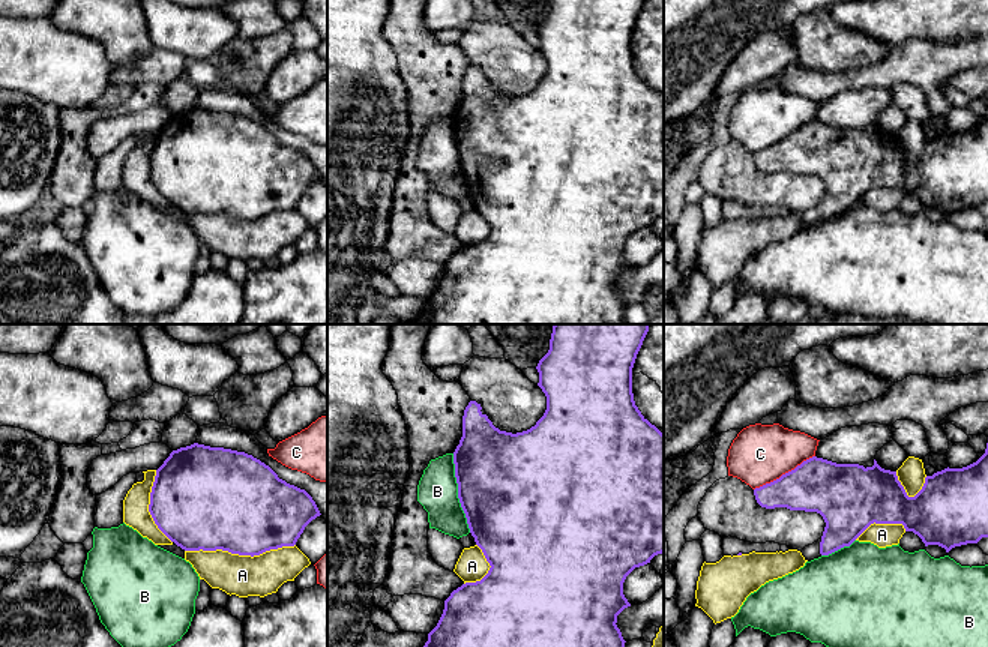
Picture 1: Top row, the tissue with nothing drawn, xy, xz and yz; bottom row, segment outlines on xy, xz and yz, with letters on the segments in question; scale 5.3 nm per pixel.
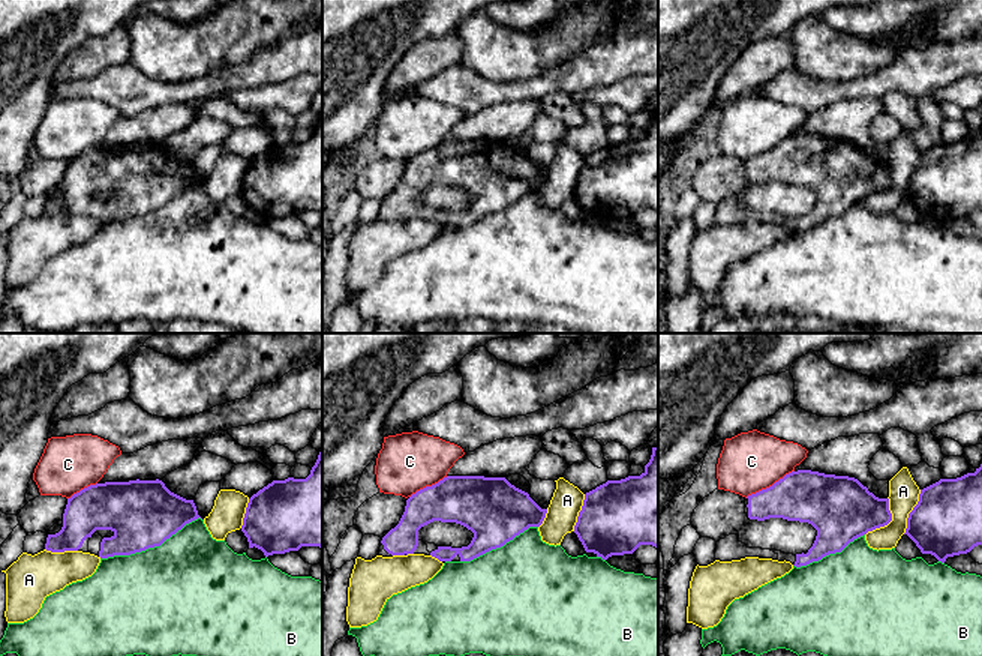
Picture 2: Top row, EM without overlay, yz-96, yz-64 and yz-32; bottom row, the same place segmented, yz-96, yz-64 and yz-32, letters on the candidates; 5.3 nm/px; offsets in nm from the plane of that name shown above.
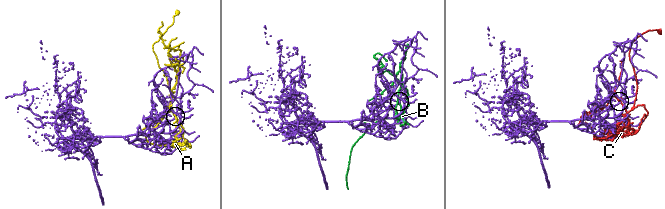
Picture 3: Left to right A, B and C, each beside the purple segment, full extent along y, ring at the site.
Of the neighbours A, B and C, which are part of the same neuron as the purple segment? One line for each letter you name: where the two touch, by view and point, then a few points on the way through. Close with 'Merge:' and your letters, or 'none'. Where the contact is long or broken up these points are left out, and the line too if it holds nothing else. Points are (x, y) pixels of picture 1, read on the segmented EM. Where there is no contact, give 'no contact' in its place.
Merge: none

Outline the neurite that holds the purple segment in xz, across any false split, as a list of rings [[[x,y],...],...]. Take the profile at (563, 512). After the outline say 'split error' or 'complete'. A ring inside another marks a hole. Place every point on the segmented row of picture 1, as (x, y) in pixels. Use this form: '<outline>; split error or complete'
[[[554,324],[550,339],[550,350],[536,366],[539,372],[538,386],[547,396],[547,410],[544,416],[536,422],[536,425],[527,431],[517,434],[500,431],[492,425],[488,416],[480,411],[480,404],[477,404],[476,401],[468,402],[462,416],[462,437],[453,452],[455,477],[458,483],[458,498],[465,513],[470,533],[474,537],[476,545],[482,549],[491,567],[480,581],[465,582],[450,593],[450,596],[444,600],[443,614],[437,626],[428,633],[428,641],[423,647],[625,647],[626,641],[623,639],[622,632],[616,624],[617,615],[625,608],[631,606],[623,594],[623,582],[635,567],[650,563],[655,555],[664,552],[664,434],[641,414],[641,411],[635,405],[632,393],[632,368],[643,341],[649,332],[649,326],[650,324]]]; complete

